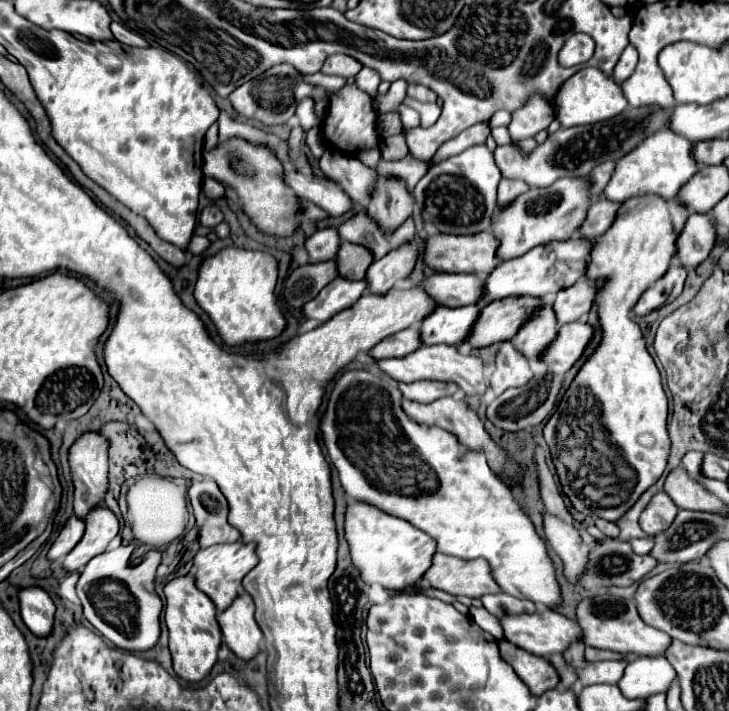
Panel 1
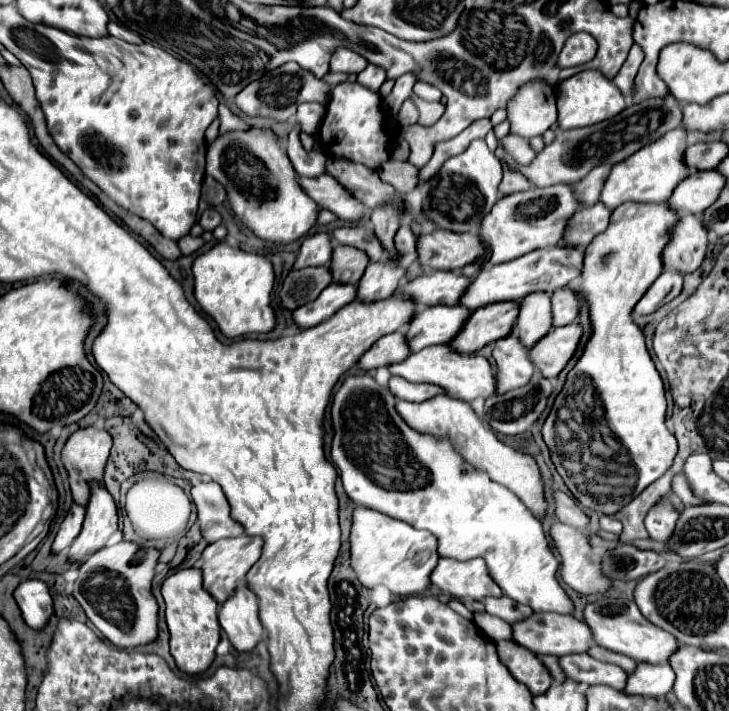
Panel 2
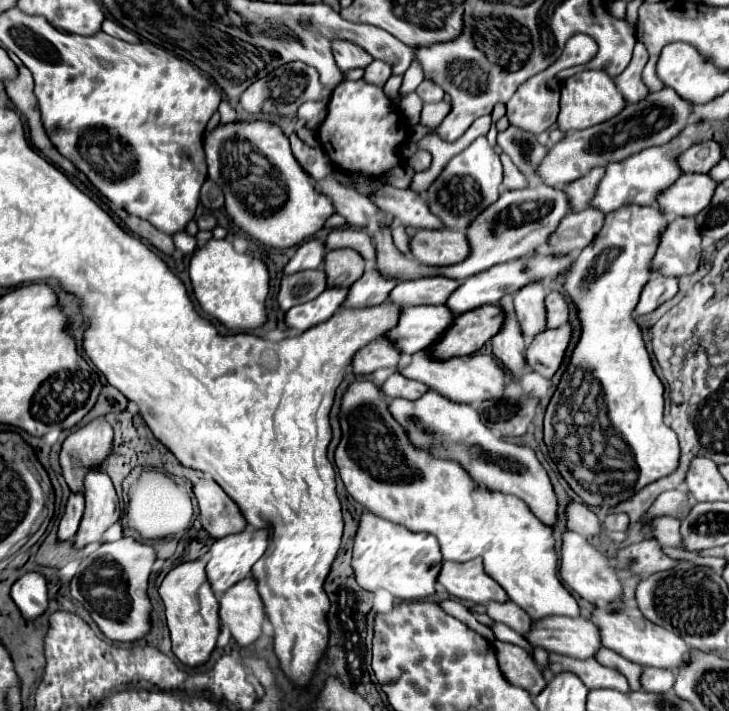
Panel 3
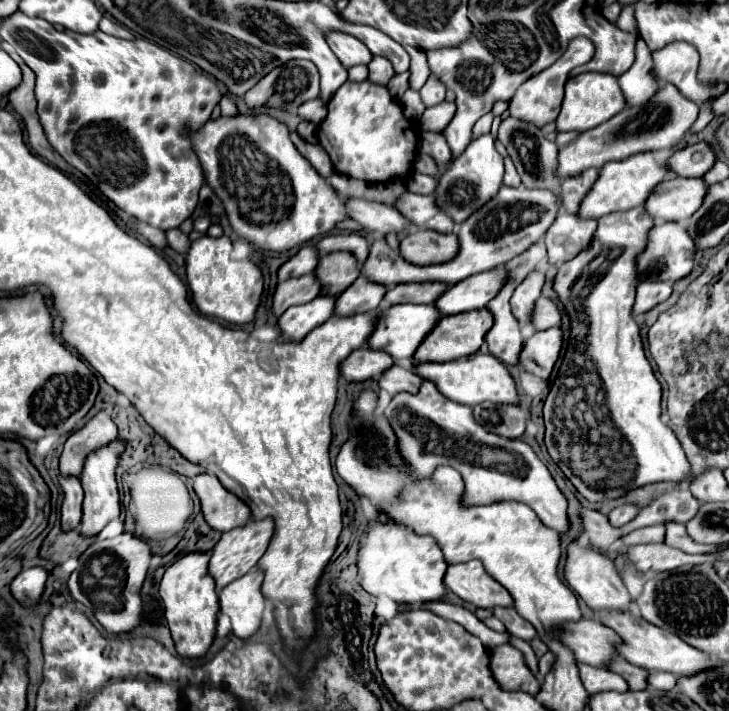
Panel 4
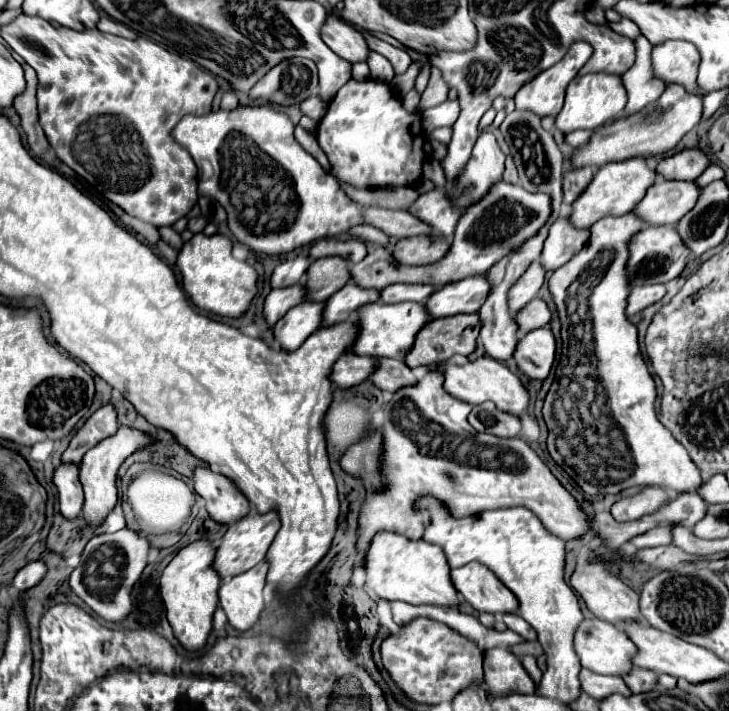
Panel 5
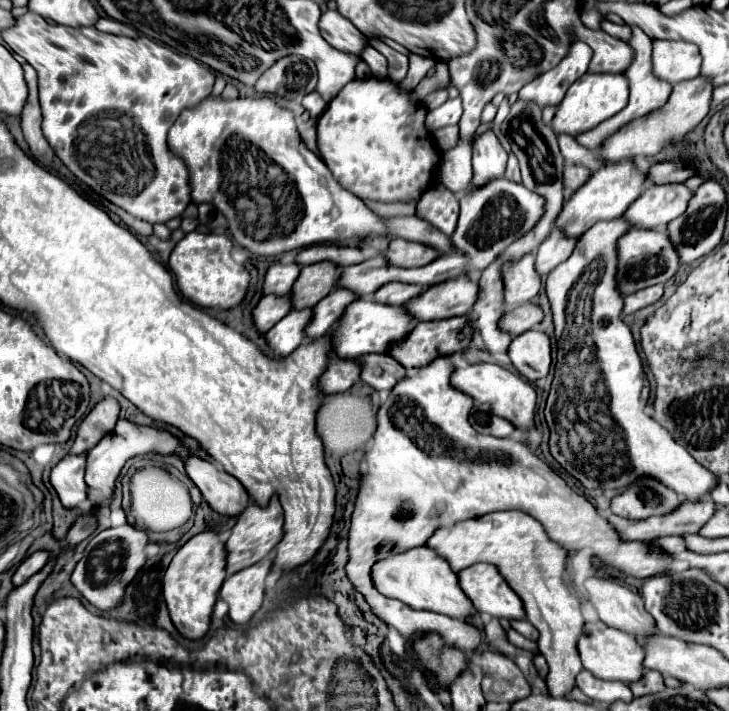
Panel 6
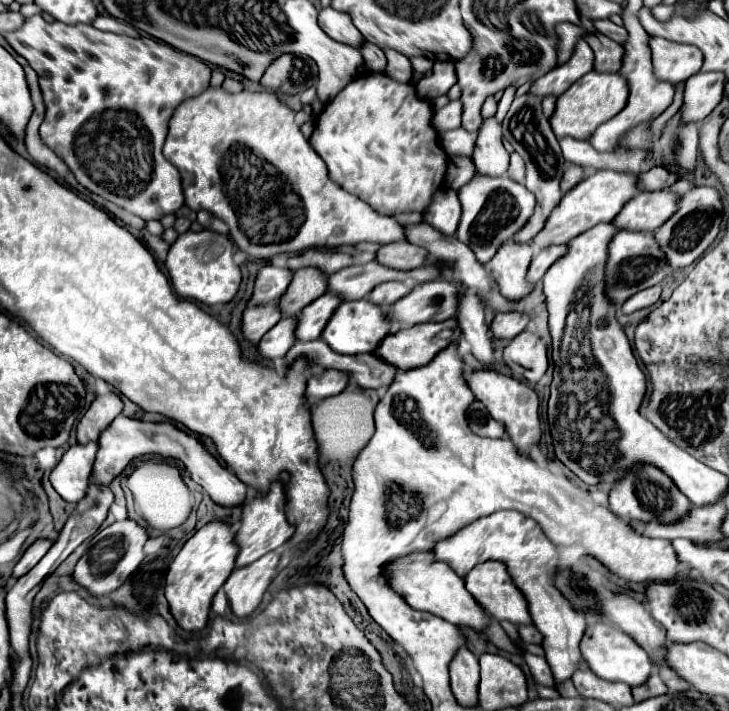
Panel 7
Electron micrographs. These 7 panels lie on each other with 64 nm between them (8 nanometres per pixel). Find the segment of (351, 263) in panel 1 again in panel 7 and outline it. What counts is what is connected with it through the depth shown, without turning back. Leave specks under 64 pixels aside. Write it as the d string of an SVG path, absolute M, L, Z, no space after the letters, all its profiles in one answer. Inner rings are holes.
M304 268L294 274L288 292L280 300L280 308L284 316L298 316L302 308L306 308L312 300L320 298L328 290L328 282L324 272L316 272L316 268Z

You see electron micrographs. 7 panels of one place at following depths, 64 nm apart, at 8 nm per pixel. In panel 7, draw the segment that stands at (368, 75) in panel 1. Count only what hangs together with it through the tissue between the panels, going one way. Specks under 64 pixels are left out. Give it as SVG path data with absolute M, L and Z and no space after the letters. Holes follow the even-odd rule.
M364 42L362 48L360 48L360 52L362 52L364 64L366 64L366 68L370 72L384 72L384 68L386 68L386 56L384 56L384 52L378 46L374 46L370 42Z

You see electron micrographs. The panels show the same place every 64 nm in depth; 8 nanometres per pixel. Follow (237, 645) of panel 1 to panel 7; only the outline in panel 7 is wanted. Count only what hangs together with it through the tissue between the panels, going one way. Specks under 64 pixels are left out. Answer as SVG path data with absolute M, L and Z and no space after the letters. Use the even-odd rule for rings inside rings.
M268 552L260 560L248 564L244 568L236 568L230 574L230 578L224 584L224 592L230 600L232 612L238 618L246 618L258 608L272 576L274 576L278 560L280 560L278 552Z

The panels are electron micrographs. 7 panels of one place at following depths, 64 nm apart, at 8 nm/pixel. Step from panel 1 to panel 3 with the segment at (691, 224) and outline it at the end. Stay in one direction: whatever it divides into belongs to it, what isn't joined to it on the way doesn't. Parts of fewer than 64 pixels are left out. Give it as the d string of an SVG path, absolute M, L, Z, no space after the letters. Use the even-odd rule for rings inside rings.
M674 218L662 234L664 236L660 236L660 246L654 256L654 266L652 266L654 276L662 274L662 276L680 278L684 274L696 272L700 264L700 256L702 256L702 236L700 236L700 230L696 228L694 218Z

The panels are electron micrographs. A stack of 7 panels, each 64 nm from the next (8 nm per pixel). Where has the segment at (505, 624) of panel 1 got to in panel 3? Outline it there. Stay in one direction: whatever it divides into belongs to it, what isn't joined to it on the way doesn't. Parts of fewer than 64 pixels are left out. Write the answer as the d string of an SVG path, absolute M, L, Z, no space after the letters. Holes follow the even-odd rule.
M546 616L544 620L534 620L528 634L524 634L532 648L544 648L546 652L564 654L572 658L590 658L600 648L598 626L586 618L566 618L566 616Z

